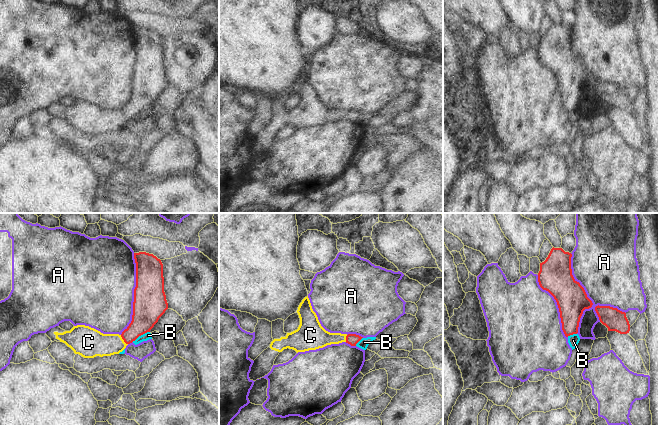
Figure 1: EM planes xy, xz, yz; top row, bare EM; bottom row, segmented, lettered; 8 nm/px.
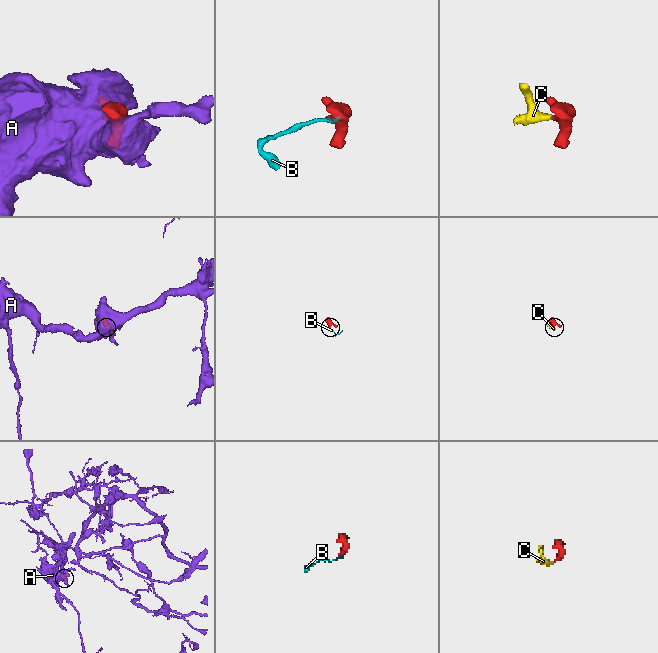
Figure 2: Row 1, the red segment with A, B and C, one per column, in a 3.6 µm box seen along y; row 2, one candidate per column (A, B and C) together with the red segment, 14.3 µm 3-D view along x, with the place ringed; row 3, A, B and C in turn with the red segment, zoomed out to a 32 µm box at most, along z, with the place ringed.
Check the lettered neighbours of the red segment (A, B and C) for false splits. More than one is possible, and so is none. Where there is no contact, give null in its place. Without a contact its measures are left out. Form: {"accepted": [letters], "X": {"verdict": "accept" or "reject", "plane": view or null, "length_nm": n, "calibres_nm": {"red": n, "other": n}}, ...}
{"accepted": ["C"], "A": {"verdict": "reject", "plane": "yz", "length_nm": 650, "calibres_nm": {"red": 240, "other": 480}}, "B": {"verdict": "reject", "plane": "xy", "length_nm": 170, "calibres_nm": {"red": 260, "other": 60}}, "C": {"verdict": "accept", "plane": "xy", "length_nm": 100, "calibres_nm": {"red": 200, "other": 220}}}

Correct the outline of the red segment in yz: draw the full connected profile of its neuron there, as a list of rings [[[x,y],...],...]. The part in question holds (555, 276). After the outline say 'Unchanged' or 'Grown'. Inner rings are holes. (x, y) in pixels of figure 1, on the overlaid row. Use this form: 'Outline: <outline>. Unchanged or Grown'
Outline: [[[552,248],[546,260],[540,263],[538,282],[556,300],[562,330],[566,337],[577,334],[585,309],[592,307],[584,288],[577,282],[571,269],[572,254],[562,248]]]. Unchanged.

